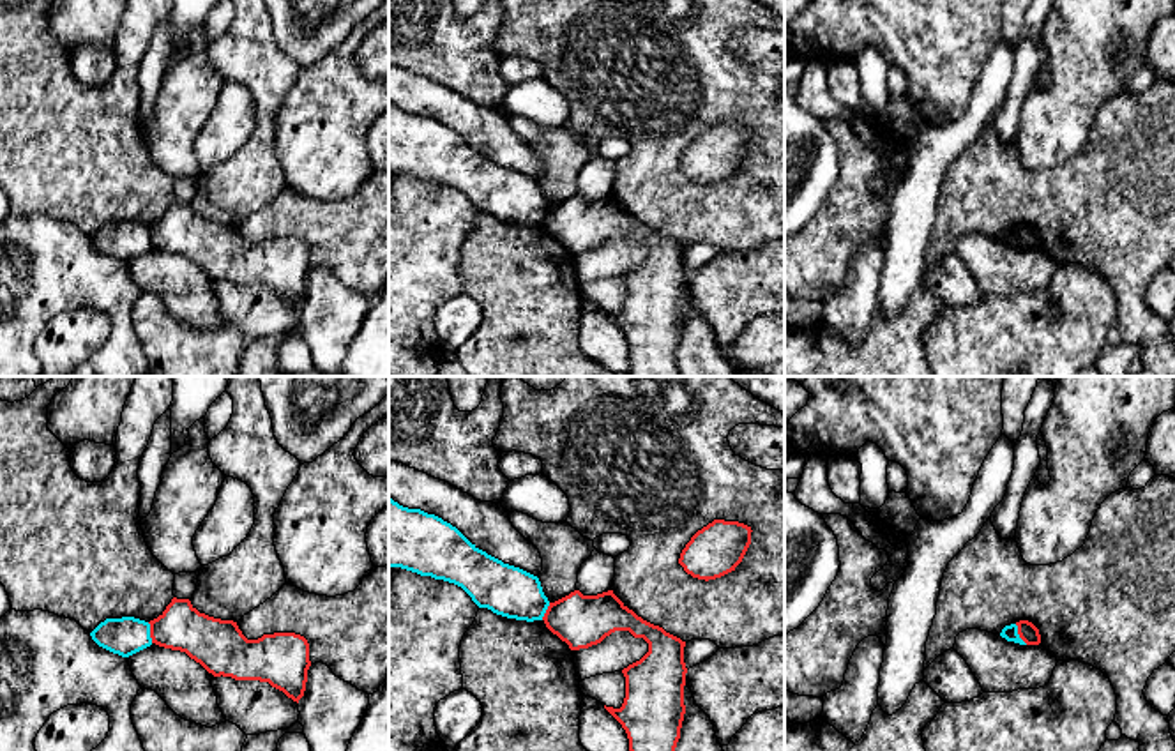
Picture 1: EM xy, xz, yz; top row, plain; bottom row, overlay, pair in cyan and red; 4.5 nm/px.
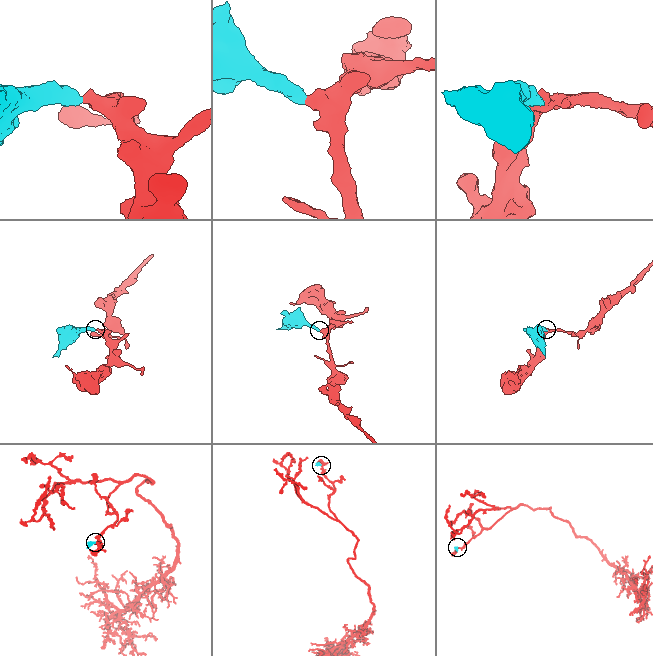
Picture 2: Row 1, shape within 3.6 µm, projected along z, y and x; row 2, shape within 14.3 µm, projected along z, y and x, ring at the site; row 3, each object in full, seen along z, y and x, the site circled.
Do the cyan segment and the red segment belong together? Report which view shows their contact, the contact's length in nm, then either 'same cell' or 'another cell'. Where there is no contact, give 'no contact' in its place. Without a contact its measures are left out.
meets cyan in xy; contact 100 nm long; another cell

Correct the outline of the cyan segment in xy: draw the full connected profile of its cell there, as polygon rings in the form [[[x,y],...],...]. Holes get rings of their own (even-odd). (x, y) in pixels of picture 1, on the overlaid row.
[[[134,617],[106,618],[90,636],[99,647],[122,657],[152,645],[150,624]]]

